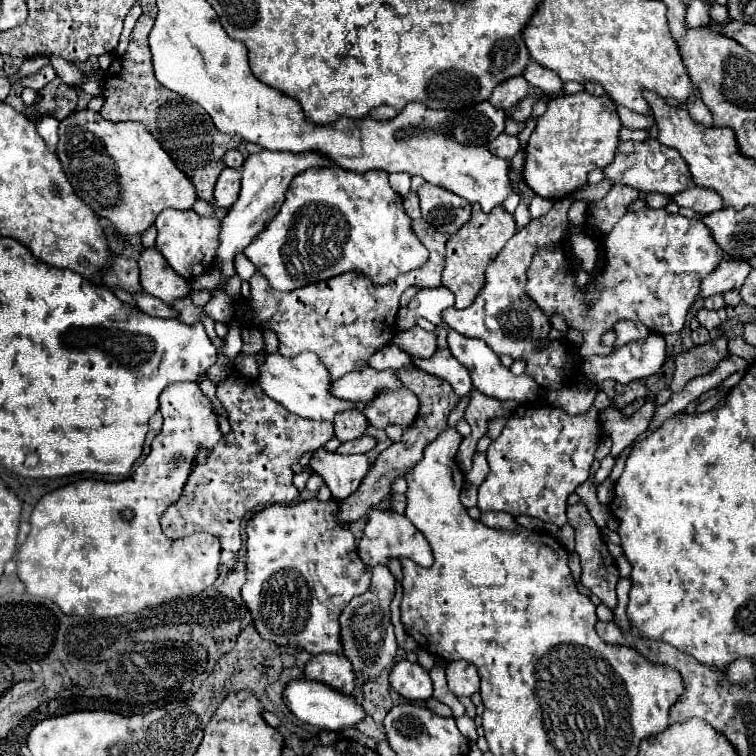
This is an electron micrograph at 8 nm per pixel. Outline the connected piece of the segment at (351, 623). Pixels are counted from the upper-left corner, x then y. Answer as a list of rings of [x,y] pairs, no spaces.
[[[373,566],[371,574],[371,590],[353,598],[353,602],[349,602],[341,614],[341,642],[345,656],[353,662],[355,674],[361,672],[367,676],[367,680],[375,680],[383,670],[389,670],[397,654],[397,640],[389,610],[389,604],[395,596],[395,578],[387,566]]]

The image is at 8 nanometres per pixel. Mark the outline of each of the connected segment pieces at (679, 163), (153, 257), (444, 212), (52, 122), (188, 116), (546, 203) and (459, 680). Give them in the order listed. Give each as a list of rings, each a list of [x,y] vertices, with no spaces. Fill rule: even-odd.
[[[645,140],[645,142],[619,142],[619,152],[617,158],[611,162],[611,166],[607,166],[605,176],[613,182],[623,182],[627,186],[639,188],[641,192],[661,192],[661,194],[679,194],[691,186],[695,186],[693,176],[687,168],[687,162],[683,160],[683,156],[675,150],[675,148],[667,148],[663,144],[659,144],[657,140]],[[657,159],[662,164],[657,164]],[[656,163],[656,164],[655,164]]]
[[[155,246],[141,252],[139,268],[143,290],[155,298],[161,298],[163,302],[173,304],[177,298],[183,298],[191,292],[189,282],[175,274]]]
[[[423,184],[417,190],[421,216],[443,234],[455,234],[471,218],[471,204],[433,184]]]
[[[45,114],[45,116],[37,118],[35,124],[37,124],[39,134],[45,138],[45,142],[47,142],[49,146],[55,146],[55,144],[57,144],[57,126],[59,126],[59,120],[55,120],[53,116]]]
[[[141,16],[131,34],[129,48],[123,56],[117,56],[105,74],[105,104],[101,116],[111,122],[141,122],[157,138],[157,142],[173,158],[175,166],[193,182],[197,198],[213,204],[213,186],[225,168],[223,154],[231,148],[239,148],[243,142],[241,136],[221,134],[209,114],[201,110],[195,102],[173,94],[169,88],[157,82],[153,74],[151,50],[149,50],[149,32],[153,28],[153,18]]]
[[[533,196],[531,204],[529,204],[529,210],[531,210],[533,218],[539,218],[539,216],[547,214],[551,206],[553,206],[553,200],[547,200],[547,198],[541,198],[541,196]]]
[[[465,660],[449,662],[445,668],[445,674],[447,674],[447,686],[457,698],[471,696],[473,692],[479,690],[477,668]]]

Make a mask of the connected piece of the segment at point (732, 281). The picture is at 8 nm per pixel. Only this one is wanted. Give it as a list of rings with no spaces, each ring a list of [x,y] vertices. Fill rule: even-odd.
[[[721,262],[717,270],[713,270],[703,282],[701,282],[701,296],[709,298],[715,294],[723,294],[733,288],[741,288],[747,274],[751,272],[749,262]]]

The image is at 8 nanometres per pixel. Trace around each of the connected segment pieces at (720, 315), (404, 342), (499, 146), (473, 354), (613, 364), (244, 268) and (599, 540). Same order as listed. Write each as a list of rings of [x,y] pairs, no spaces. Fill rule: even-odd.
[[[699,310],[699,314],[697,314],[697,320],[707,330],[713,330],[713,328],[721,326],[725,318],[727,318],[727,312],[725,310]]]
[[[413,326],[411,330],[397,334],[393,340],[401,350],[405,350],[407,354],[415,354],[419,358],[429,358],[437,350],[435,332],[425,332],[421,326]]]
[[[499,134],[491,144],[489,144],[491,154],[503,158],[503,160],[511,160],[517,152],[519,152],[519,140],[517,136],[509,136],[509,134]]]
[[[449,328],[449,350],[451,354],[471,372],[471,380],[473,380],[473,386],[485,394],[485,396],[491,396],[491,398],[497,398],[497,400],[515,400],[519,404],[527,404],[527,402],[535,402],[539,398],[539,384],[527,376],[527,374],[521,374],[521,376],[515,376],[509,368],[505,368],[499,360],[499,356],[483,342],[483,340],[471,340],[467,336],[461,336],[457,334],[455,330]]]
[[[651,334],[639,342],[639,356],[631,352],[631,344],[615,348],[609,356],[591,356],[581,364],[581,374],[599,384],[603,380],[615,380],[619,384],[629,384],[631,380],[641,380],[653,376],[665,360],[665,340],[659,334]]]
[[[237,254],[237,258],[235,258],[235,270],[237,270],[237,276],[241,280],[249,280],[257,272],[257,268],[251,264],[251,260],[245,254]]]
[[[583,502],[569,506],[567,518],[569,518],[569,524],[575,528],[575,542],[577,542],[575,550],[581,556],[581,568],[583,568],[581,582],[583,582],[583,586],[589,588],[595,596],[599,596],[605,606],[615,608],[617,606],[615,586],[617,586],[617,580],[619,580],[619,570],[617,570],[615,558],[607,550],[607,544],[605,544],[605,540],[601,536],[601,530],[597,528],[595,520],[591,518],[591,514],[589,514],[589,510],[587,510],[587,506]]]

